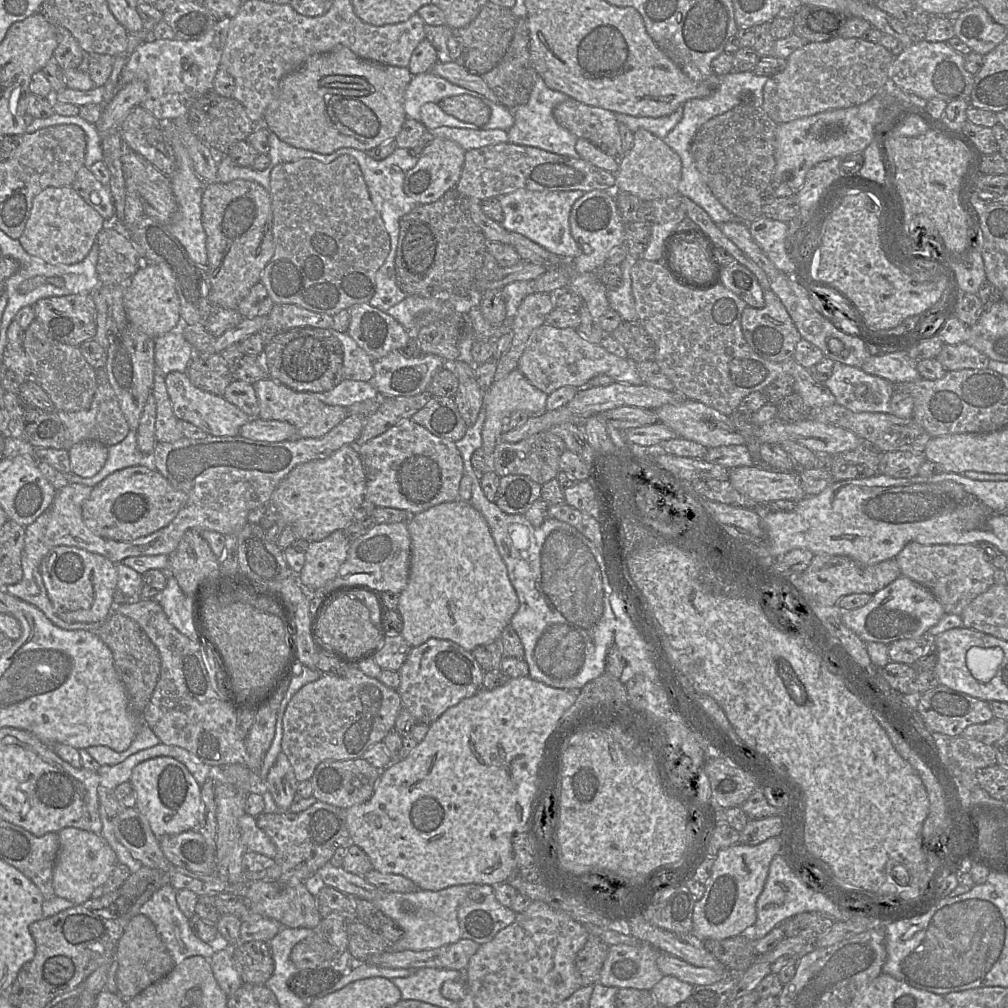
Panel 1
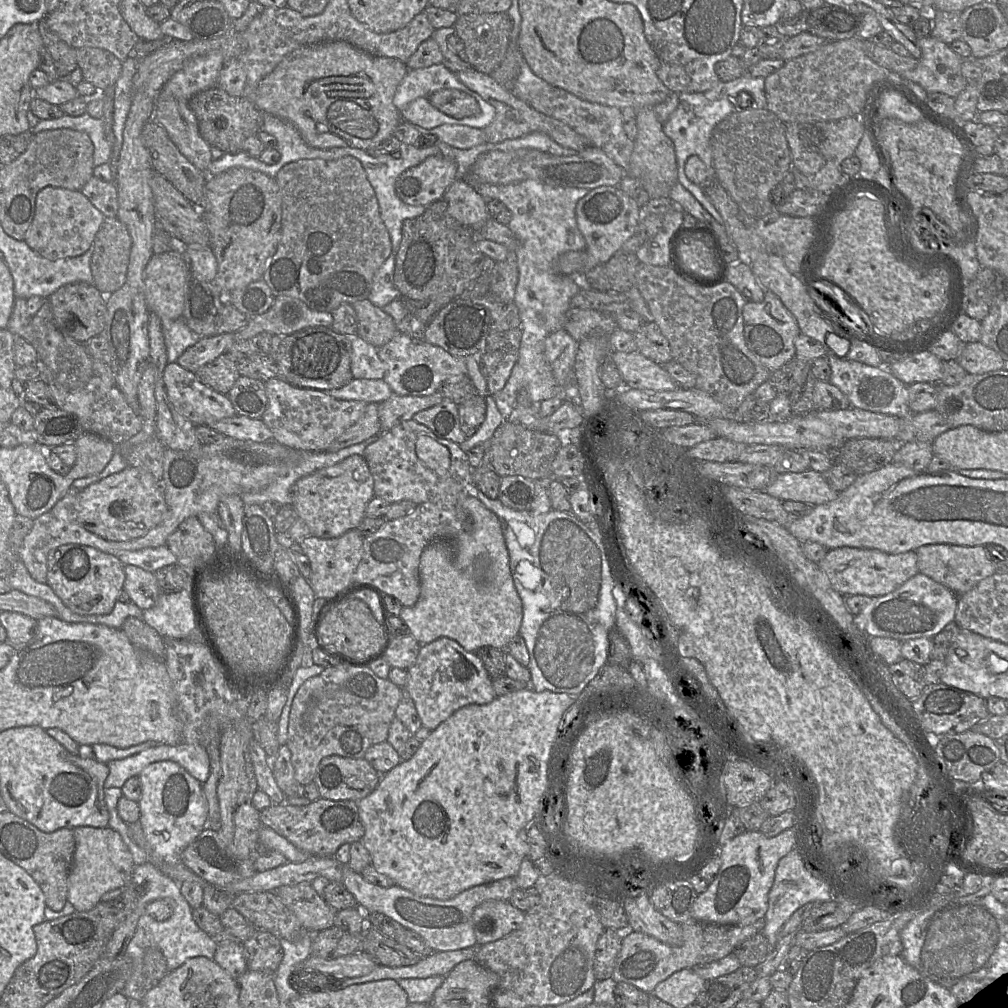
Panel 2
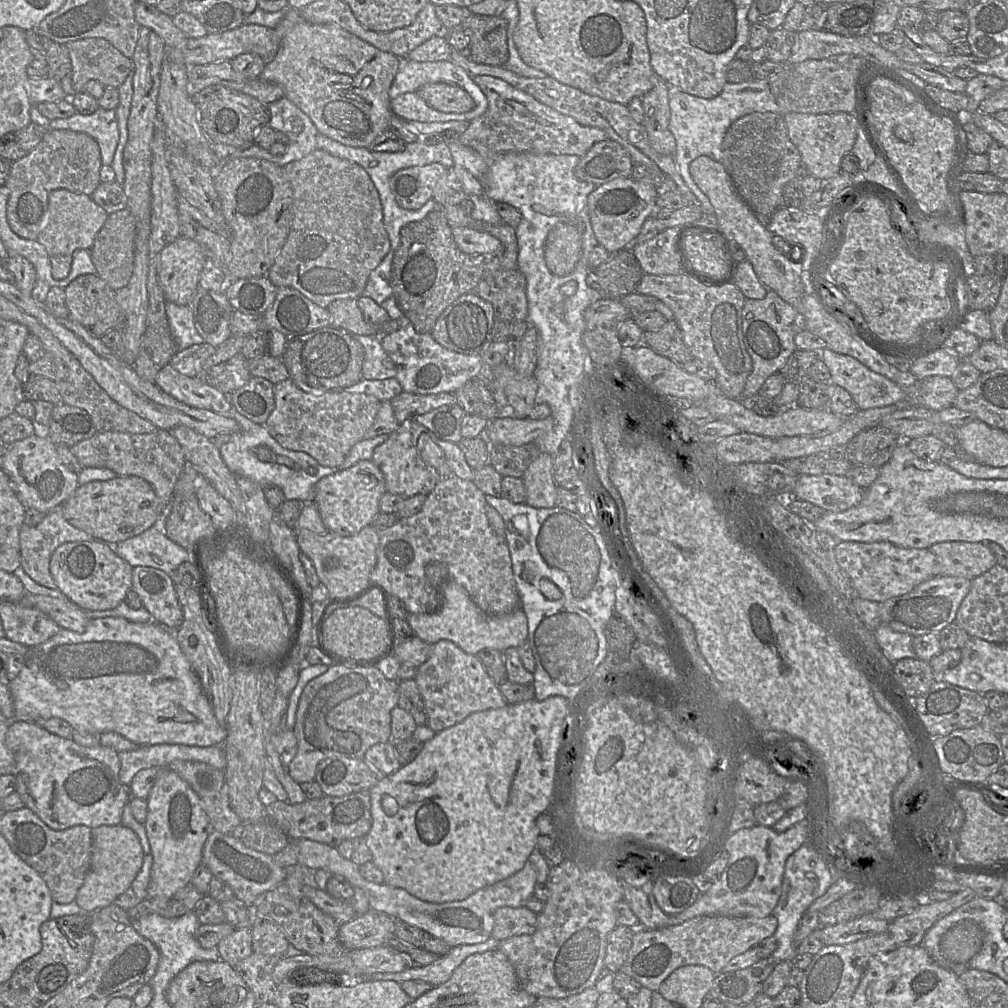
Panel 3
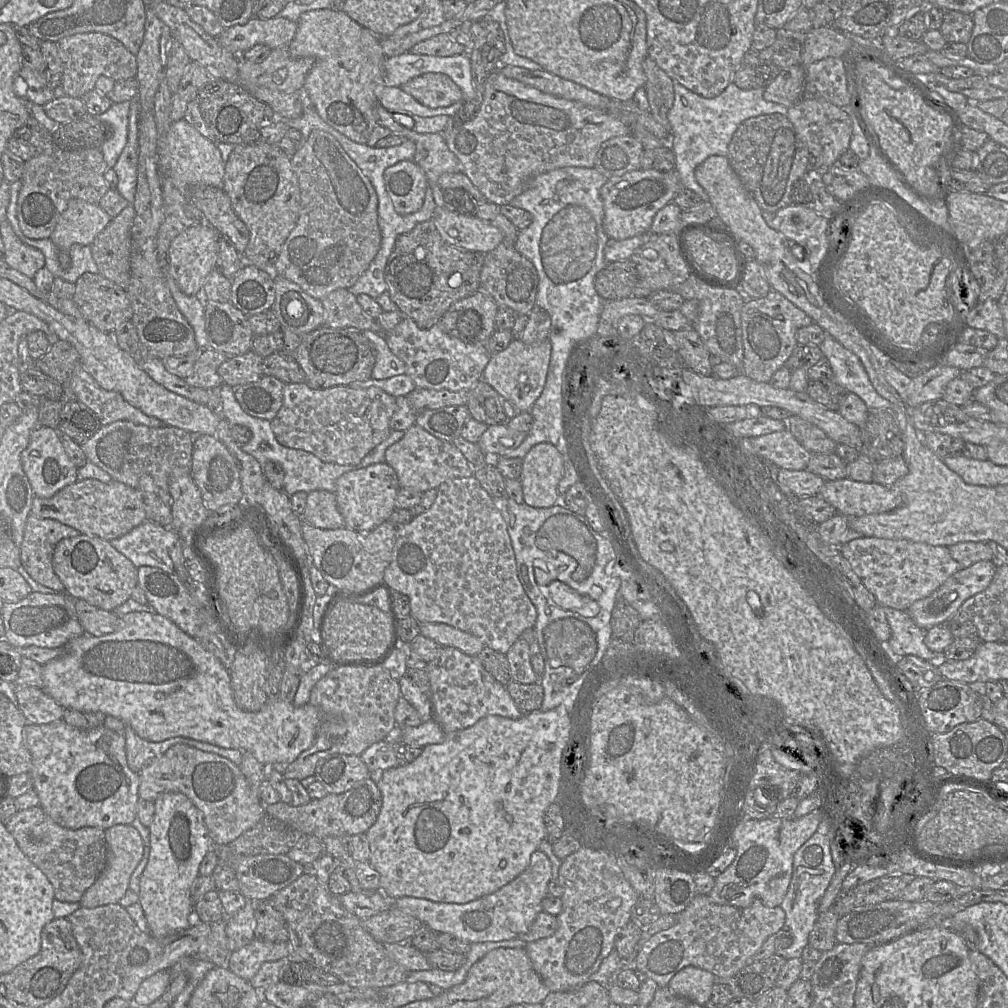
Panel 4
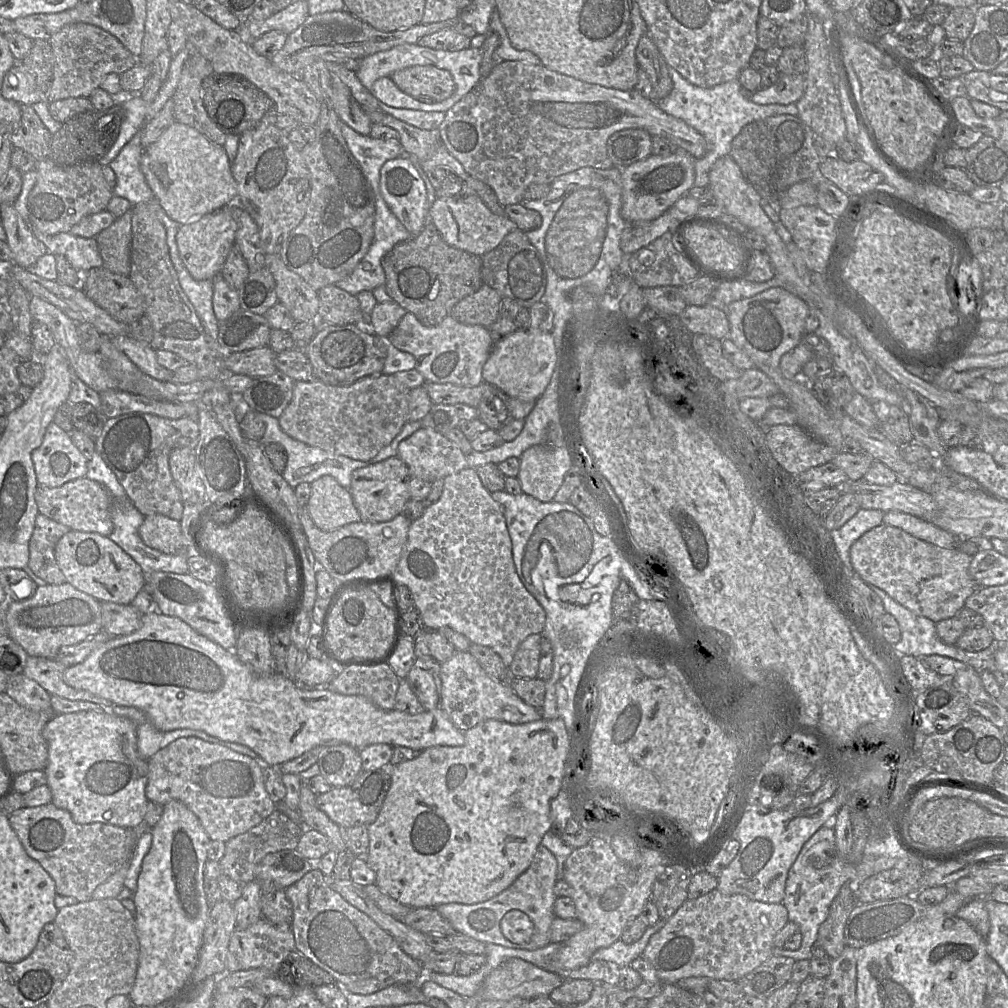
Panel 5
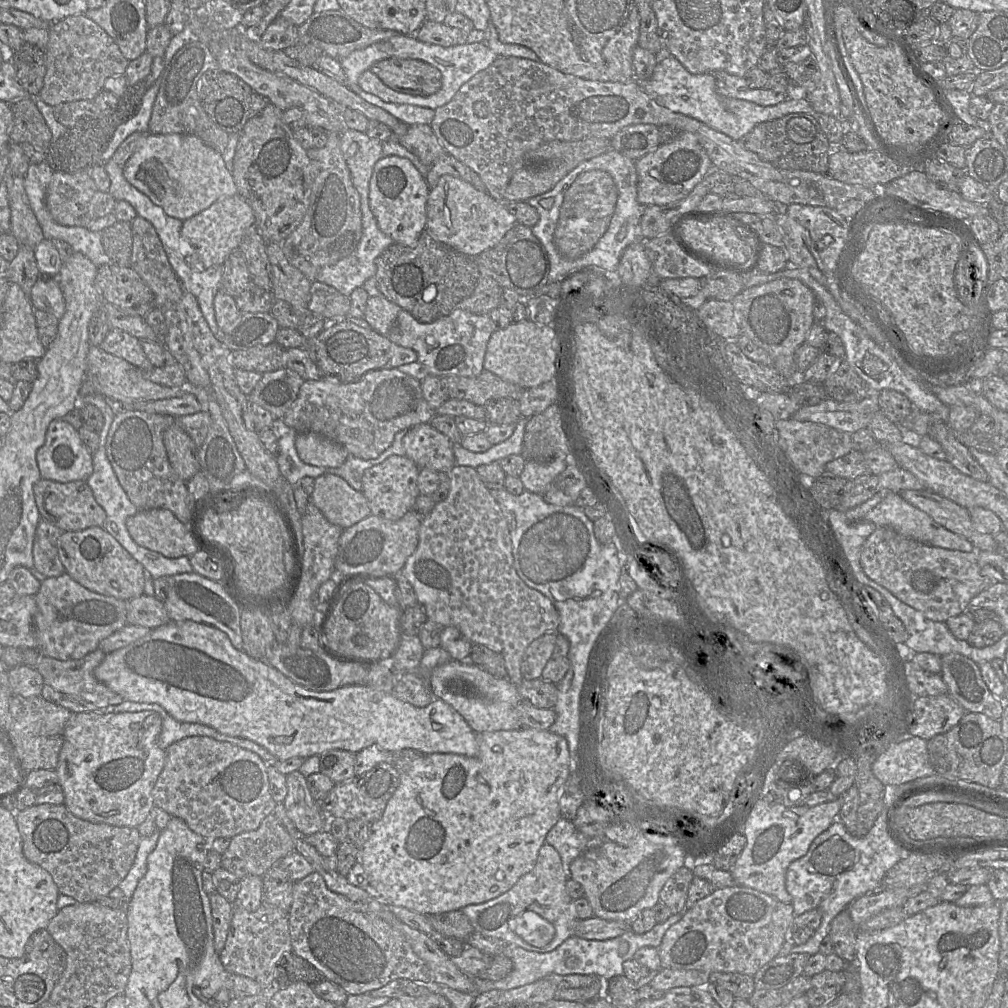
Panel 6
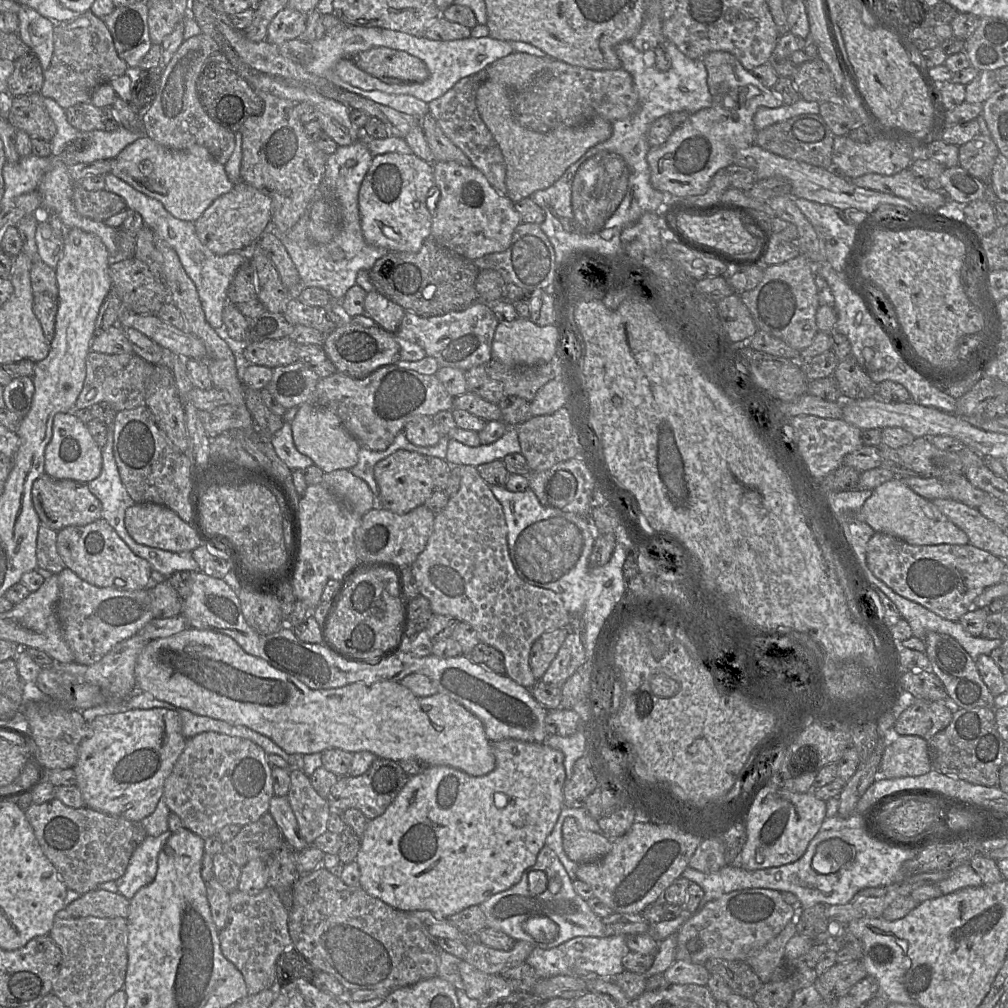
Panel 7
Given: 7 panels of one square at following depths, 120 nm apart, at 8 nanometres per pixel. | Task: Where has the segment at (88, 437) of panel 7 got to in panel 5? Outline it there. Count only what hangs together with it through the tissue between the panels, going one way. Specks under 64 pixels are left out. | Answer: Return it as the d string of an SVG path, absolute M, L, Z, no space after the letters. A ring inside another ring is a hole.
M53 421L48 425L41 445L33 450L38 486L55 488L86 477L88 460L73 444L69 433Z

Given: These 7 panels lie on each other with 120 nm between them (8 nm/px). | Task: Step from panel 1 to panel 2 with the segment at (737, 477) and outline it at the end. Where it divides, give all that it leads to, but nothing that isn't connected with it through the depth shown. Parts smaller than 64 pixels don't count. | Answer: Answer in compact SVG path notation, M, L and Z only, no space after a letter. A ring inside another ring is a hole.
M811 469L799 473L775 474L764 491L781 501L793 500L809 505L827 503L840 493L827 483L821 473Z

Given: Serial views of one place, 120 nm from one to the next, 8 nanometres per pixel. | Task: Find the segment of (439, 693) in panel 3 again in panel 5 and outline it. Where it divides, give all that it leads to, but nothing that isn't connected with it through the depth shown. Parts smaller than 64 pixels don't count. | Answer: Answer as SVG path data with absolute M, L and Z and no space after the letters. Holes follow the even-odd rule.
M455 651L450 659L441 663L440 708L462 732L486 720L499 720L511 724L524 724L542 719L540 709L524 702L513 689L491 677L469 651Z

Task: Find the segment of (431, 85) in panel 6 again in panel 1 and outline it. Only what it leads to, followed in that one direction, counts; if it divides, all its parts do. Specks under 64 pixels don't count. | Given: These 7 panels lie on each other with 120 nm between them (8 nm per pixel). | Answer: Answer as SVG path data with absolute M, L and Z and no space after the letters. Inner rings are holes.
M465 94L444 98L438 103L443 112L456 119L482 126L490 119L490 109L481 100Z

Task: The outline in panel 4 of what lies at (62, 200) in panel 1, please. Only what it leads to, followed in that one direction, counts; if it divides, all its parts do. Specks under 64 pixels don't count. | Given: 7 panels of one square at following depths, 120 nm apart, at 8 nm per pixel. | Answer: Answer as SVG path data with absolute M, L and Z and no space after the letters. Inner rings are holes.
M77 198L69 200L49 237L57 249L61 268L67 270L71 267L70 248L73 244L91 246L96 235L111 220L112 217L98 204Z

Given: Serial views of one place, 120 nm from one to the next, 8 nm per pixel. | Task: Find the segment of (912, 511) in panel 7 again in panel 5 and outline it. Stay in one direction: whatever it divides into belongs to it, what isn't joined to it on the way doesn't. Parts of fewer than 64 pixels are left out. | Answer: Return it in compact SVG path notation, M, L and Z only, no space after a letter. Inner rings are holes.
M900 511L884 512L883 524L900 528L908 534L941 548L958 547L959 539L929 520Z

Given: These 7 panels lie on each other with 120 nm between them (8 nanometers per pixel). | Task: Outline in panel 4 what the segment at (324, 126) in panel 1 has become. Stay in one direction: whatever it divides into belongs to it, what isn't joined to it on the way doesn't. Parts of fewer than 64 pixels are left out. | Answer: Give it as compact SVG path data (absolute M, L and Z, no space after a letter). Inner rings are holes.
M318 9L300 15L297 31L288 48L293 57L311 57L315 61L305 79L302 92L322 120L352 141L367 144L376 126L374 108L378 104L378 90L383 86L386 57L380 44L380 37L359 25L342 9Z

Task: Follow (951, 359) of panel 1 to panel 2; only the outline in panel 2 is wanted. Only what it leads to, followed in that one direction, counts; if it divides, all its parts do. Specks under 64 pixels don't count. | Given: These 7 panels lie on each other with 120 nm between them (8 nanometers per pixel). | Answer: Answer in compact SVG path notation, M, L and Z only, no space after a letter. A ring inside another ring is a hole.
M981 342L966 343L956 360L968 374L984 374L1001 370L1005 362L996 351Z

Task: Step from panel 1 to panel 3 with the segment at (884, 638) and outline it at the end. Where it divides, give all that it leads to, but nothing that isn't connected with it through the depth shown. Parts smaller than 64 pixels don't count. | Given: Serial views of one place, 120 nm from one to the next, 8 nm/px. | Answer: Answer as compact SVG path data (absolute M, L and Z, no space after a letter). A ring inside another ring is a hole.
M932 577L907 594L879 603L881 624L887 624L897 632L907 633L914 637L932 632L939 633L955 621L960 604L970 590L971 581L963 577Z

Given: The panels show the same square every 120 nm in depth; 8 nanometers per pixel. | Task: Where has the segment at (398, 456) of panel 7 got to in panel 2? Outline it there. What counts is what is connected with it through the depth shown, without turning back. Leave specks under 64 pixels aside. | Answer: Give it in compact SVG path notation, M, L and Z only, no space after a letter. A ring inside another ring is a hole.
M352 455L343 461L299 479L291 488L292 506L297 518L302 519L310 529L312 536L331 539L338 538L349 530L358 528L366 517L367 504L374 497L374 480L365 458Z

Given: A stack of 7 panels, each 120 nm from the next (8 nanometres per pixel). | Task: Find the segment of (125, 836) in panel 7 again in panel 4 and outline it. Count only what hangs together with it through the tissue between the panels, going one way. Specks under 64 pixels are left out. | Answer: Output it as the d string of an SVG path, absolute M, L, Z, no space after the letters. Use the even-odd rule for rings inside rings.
M38 805L17 811L4 823L21 851L48 878L54 897L62 902L80 902L86 890L104 871L107 863L105 831L96 827L67 829L54 822Z

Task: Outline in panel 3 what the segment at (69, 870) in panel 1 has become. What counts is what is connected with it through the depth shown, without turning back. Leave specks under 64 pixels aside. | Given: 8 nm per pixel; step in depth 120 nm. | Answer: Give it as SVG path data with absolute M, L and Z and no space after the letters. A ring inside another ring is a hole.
M119 824L91 828L91 834L91 864L75 899L76 904L87 914L113 904L117 897L130 888L144 860L138 836L126 826Z

